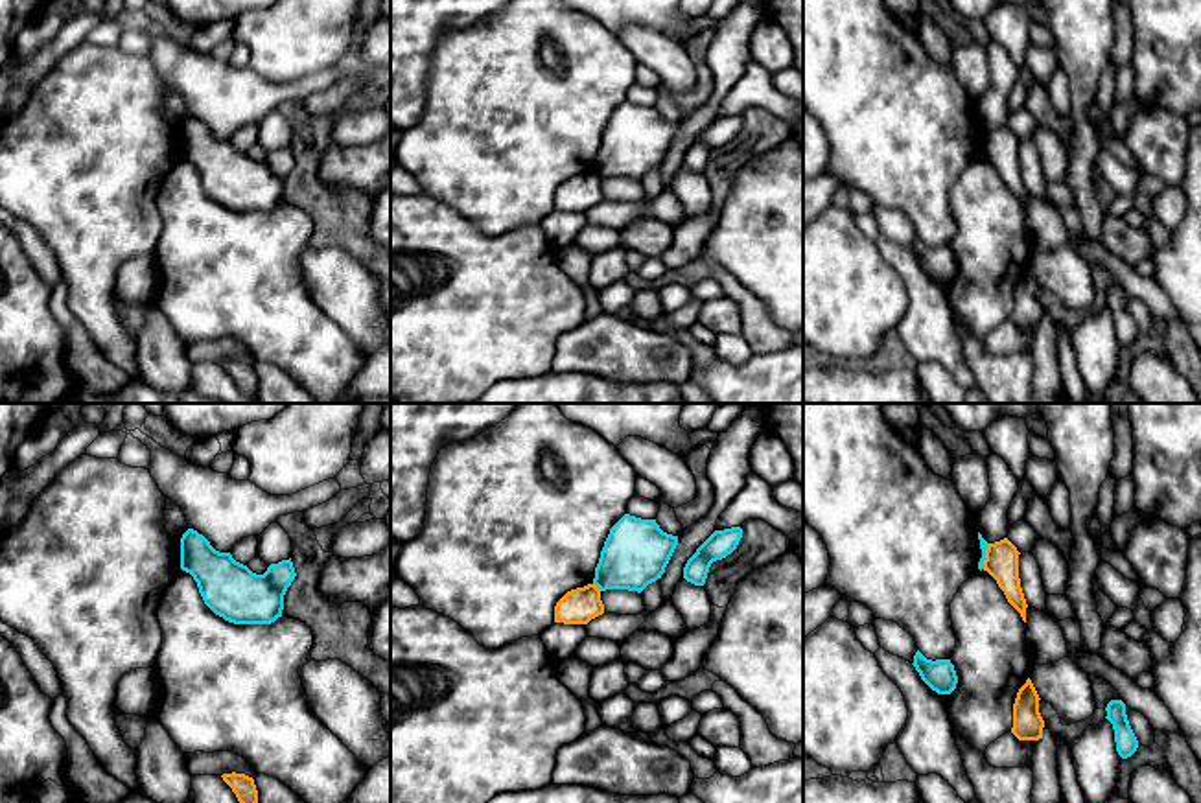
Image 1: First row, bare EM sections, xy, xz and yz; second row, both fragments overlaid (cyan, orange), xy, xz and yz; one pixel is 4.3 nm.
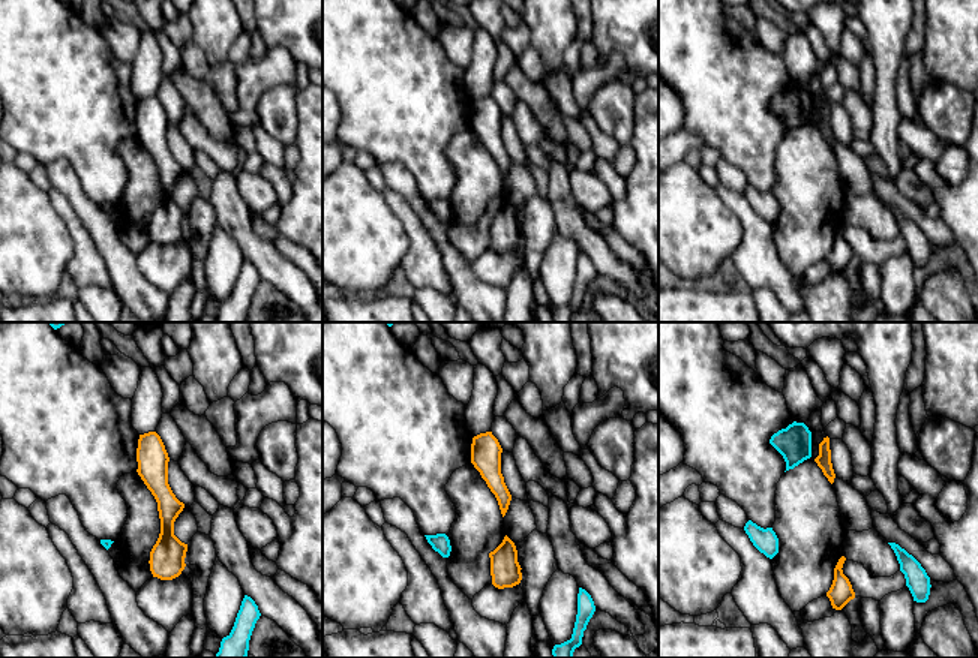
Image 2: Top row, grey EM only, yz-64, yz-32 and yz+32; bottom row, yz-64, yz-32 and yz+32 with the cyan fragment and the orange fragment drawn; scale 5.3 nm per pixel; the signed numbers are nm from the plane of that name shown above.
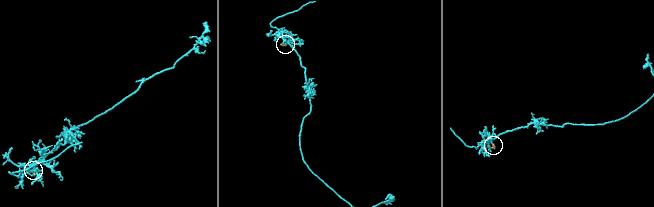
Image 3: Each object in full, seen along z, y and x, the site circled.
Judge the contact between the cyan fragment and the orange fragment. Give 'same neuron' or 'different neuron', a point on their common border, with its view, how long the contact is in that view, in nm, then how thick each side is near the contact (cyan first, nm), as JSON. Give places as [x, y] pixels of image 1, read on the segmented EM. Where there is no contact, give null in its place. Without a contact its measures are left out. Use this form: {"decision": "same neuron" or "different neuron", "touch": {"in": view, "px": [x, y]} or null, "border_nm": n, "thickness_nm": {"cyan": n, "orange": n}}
{"decision": "different neuron", "touch": {"in": "xz", "px": [597, 586]}, "border_nm": 50, "thickness_nm": {"cyan": 280, "orange": 160}}

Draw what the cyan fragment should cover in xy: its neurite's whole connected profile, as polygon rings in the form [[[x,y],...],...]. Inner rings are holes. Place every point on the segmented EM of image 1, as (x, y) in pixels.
[[[188,529],[181,538],[181,569],[193,576],[204,604],[234,624],[271,624],[282,617],[284,595],[297,576],[291,558],[271,564],[263,575],[256,575],[236,562],[230,553],[216,551],[193,529]]]

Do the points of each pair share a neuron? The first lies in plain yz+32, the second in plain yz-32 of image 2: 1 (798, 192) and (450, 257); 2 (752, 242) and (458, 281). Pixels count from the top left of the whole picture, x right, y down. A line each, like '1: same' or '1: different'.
1: different
2: different

